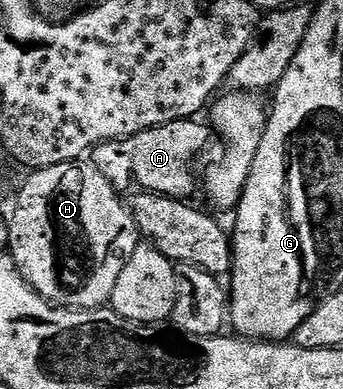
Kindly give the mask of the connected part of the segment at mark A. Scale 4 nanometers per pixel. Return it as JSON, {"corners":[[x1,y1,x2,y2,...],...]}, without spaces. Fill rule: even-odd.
{"corners":[[196,119,175,121,147,129,138,135,107,141,92,150,91,164,113,183,133,177,141,190,161,193,164,197,191,198,191,193,198,189,198,173,192,170,192,164,196,156,214,141,213,130,207,124,199,125,198,122]]}

